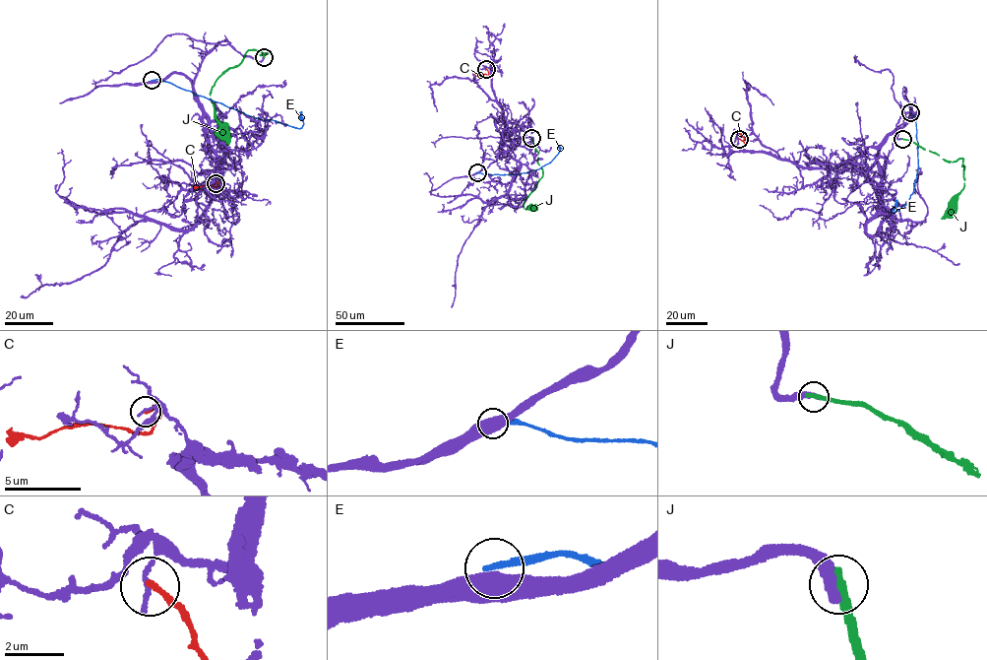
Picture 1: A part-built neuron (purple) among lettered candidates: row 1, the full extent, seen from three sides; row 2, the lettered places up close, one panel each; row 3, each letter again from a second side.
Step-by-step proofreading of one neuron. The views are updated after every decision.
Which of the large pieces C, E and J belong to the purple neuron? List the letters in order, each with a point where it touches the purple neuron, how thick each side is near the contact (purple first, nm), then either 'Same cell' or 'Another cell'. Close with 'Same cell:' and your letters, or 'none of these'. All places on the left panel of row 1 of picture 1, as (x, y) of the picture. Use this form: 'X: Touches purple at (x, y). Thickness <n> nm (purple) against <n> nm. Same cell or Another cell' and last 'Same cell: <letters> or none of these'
C: Touches purple at (215, 183). Thickness 170 nm (purple) against 200 nm. Another cell
E: Touches purple at (152, 80). Thickness 550 nm (purple) against 240 nm. Another cell
J: Touches purple at (264, 57). Thickness 440 nm (purple) against 380 nm. Another cell
Same cell: none of these

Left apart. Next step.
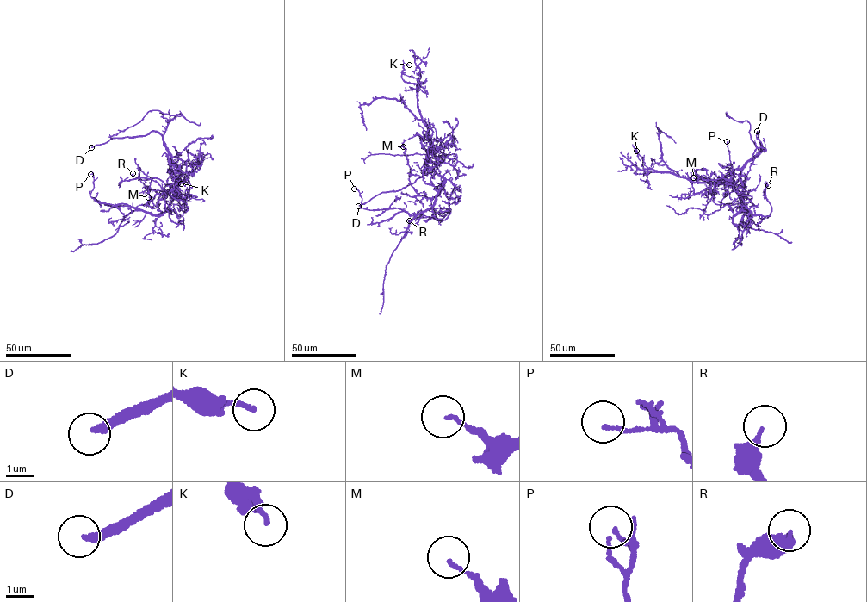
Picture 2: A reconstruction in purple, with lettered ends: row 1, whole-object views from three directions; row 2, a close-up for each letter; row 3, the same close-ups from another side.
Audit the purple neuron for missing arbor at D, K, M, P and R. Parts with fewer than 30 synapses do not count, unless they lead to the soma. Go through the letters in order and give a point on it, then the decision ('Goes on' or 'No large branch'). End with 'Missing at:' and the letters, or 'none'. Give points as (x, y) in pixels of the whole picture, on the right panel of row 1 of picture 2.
D: Place: (757, 131). Goes on
K: Place: (636, 151). No large branch
M: Place: (693, 177). No large branch
P: Place: (727, 141). No large branch
R: Place: (768, 185). No large branch
Missing at: D

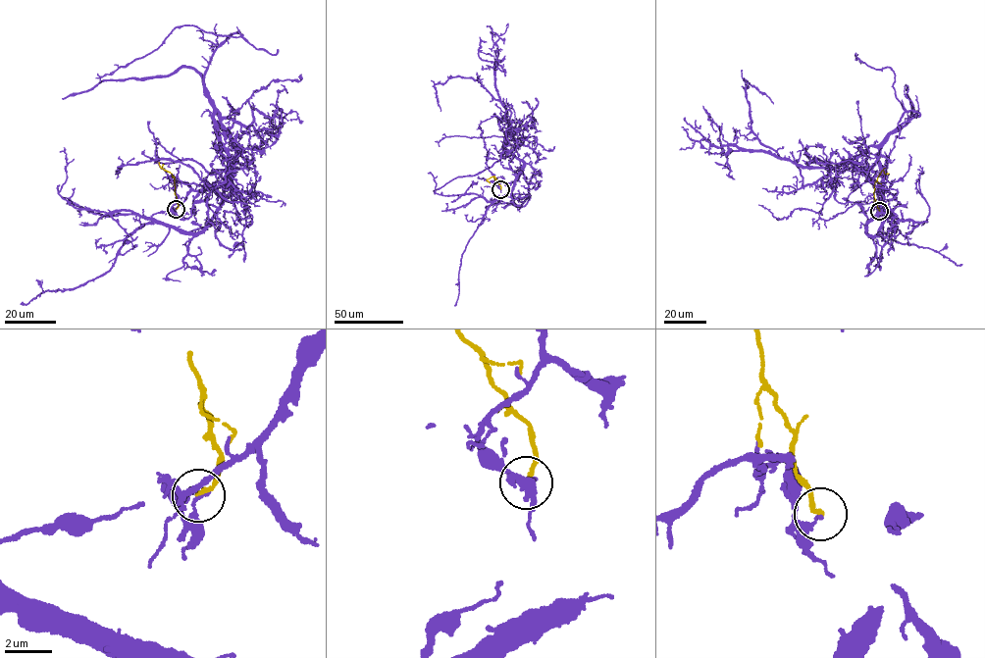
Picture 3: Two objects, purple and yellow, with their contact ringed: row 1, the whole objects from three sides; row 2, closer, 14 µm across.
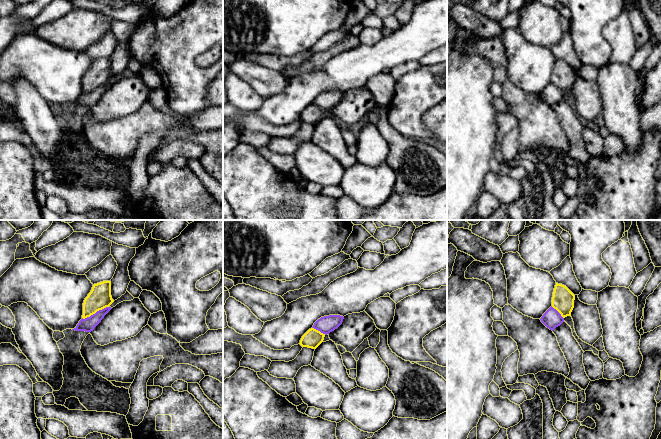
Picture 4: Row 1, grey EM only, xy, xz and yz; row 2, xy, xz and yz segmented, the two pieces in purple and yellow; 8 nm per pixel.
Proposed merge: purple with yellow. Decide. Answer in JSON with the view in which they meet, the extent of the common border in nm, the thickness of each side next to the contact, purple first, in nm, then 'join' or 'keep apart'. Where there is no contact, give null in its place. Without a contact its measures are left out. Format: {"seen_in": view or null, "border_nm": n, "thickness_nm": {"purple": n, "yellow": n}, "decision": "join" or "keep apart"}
{"seen_in": "xy", "border_nm": 240, "thickness_nm": {"purple": 120, "yellow": 180}, "decision": "keep apart"}

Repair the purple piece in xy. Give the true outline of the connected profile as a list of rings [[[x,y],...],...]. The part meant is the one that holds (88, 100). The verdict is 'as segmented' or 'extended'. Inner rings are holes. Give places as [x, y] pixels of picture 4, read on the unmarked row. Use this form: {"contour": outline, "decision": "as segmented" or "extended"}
{"contour": [[[106,83],[102,86],[97,87],[95,90],[91,91],[90,93],[87,93],[85,95],[81,95],[77,102],[72,105],[75,107],[85,107],[85,108],[91,108],[94,106],[94,104],[101,98],[101,96],[104,94],[104,92],[111,86],[111,83]]], "decision": "as segmented"}

